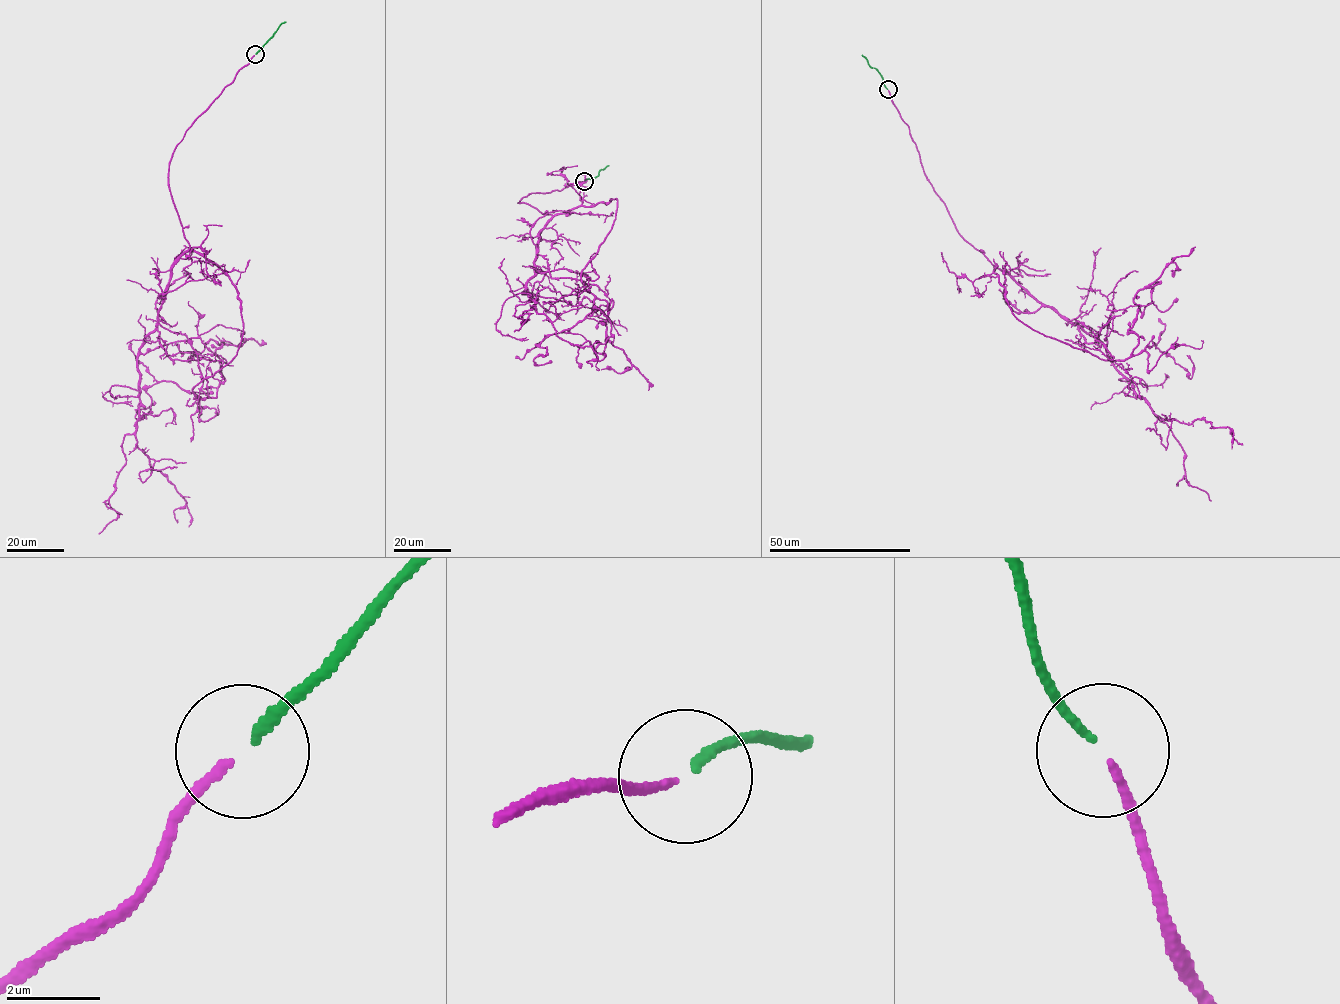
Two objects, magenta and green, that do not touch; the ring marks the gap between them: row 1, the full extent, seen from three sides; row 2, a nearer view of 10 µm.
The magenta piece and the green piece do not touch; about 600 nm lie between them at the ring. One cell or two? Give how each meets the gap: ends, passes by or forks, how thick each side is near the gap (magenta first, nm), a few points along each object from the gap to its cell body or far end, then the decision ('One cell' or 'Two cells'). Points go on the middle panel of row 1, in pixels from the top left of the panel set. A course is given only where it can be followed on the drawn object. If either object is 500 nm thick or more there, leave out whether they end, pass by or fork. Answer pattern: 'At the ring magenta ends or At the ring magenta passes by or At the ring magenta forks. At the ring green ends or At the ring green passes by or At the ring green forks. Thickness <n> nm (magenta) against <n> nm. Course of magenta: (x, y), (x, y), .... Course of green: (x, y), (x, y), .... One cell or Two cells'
At the ring magenta ends. At the ring green ends. Thickness 180 nm (magenta) against 190 nm. Course of magenta: (584, 181), (519, 203), (553, 215), (616, 198), (582, 271), (612, 301), (605, 347), (578, 345), (581, 368). Course of green: (584, 181), (598, 175), (599, 171), (608, 165). One cell

